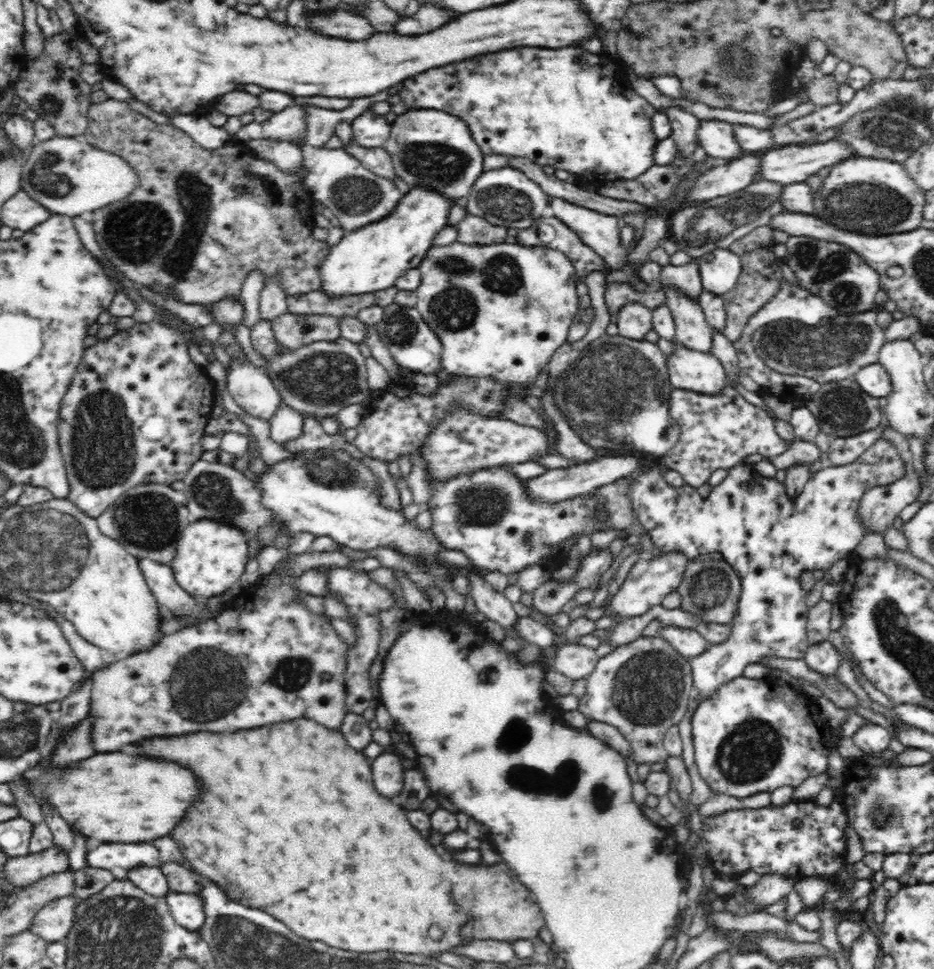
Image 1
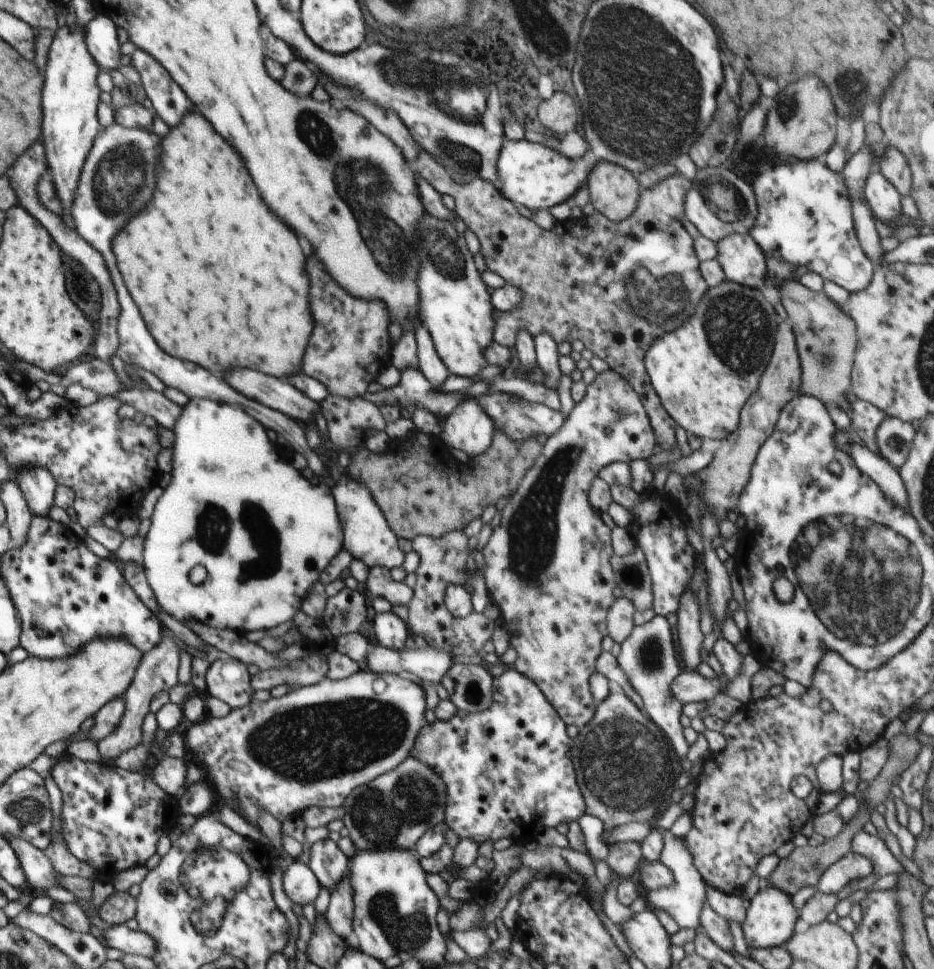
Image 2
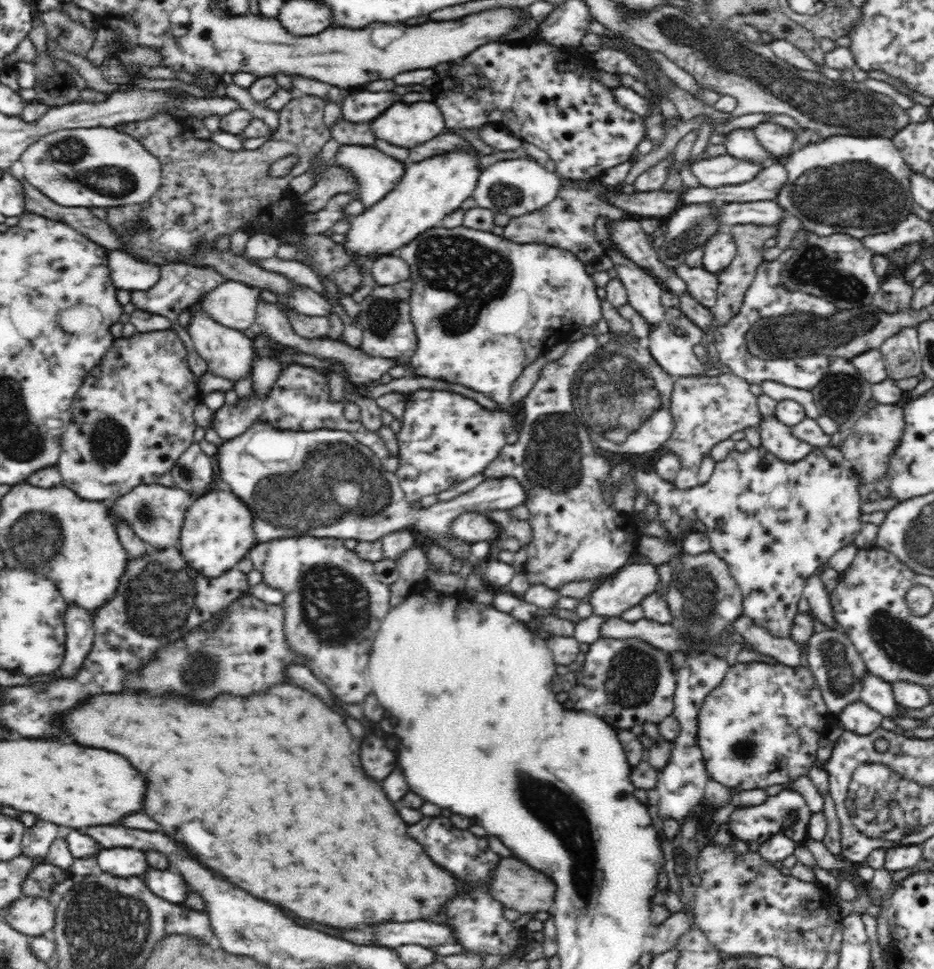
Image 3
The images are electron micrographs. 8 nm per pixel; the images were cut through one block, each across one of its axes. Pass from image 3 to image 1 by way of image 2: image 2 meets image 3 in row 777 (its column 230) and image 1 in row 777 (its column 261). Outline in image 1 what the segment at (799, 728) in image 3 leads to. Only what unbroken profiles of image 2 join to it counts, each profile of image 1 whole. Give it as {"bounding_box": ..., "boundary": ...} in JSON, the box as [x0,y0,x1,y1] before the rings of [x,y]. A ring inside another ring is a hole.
{"bounding_box":[691,675,831,798],"boundary":[[[744,675],[733,679],[713,696],[701,701],[691,716],[695,765],[712,792],[746,798],[783,786],[795,789],[806,779],[827,772],[831,736],[811,695],[788,688],[786,694],[782,692],[782,696],[778,696],[763,680],[746,678]]]}

